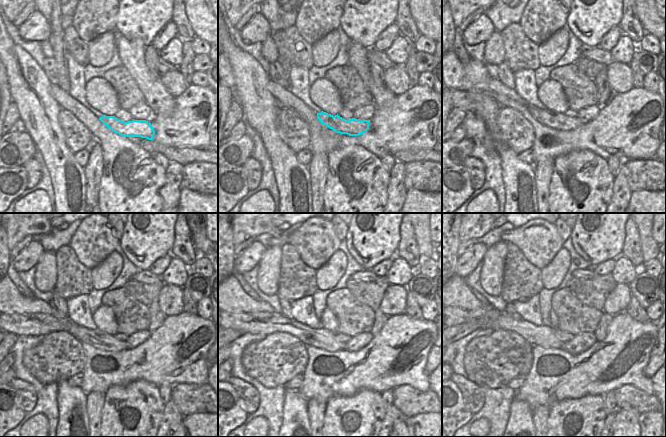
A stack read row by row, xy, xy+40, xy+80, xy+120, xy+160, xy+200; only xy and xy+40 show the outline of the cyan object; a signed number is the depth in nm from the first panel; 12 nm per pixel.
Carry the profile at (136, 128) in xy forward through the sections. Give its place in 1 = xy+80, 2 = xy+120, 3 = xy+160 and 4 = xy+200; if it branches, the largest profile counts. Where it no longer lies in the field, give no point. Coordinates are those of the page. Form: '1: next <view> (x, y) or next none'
1: next xy+80 (559, 121)
2: next xy+120 (19, 324)
3: next xy+160 (322, 338)
4: next xy+200 (543, 336)

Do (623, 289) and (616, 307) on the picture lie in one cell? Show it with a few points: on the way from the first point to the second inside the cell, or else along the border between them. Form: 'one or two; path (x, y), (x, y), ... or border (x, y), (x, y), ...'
one; path (621, 293), (616, 303)

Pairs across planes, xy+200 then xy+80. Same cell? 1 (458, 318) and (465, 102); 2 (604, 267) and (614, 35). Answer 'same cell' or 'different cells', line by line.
1: same cell
2: same cell

